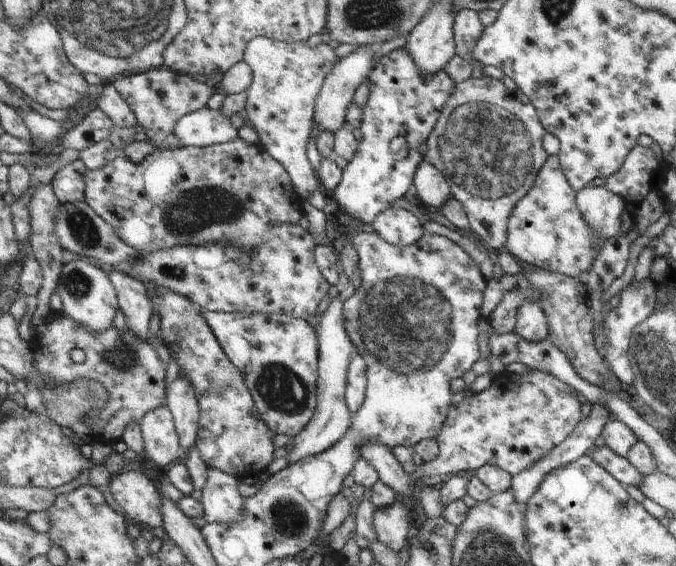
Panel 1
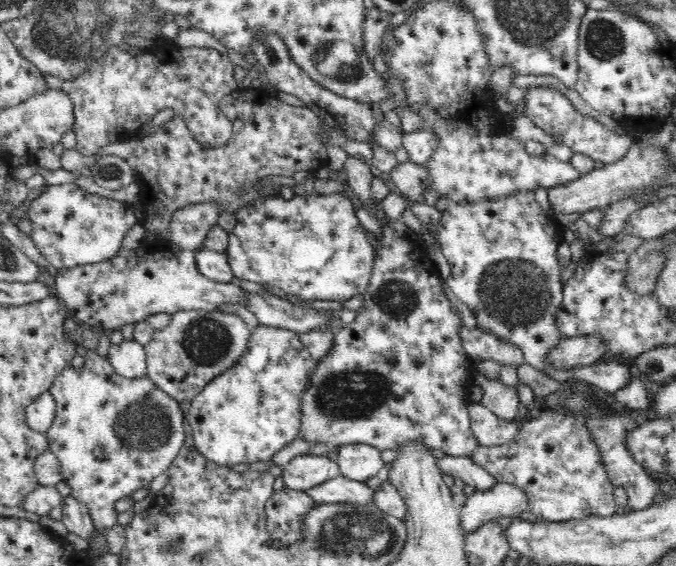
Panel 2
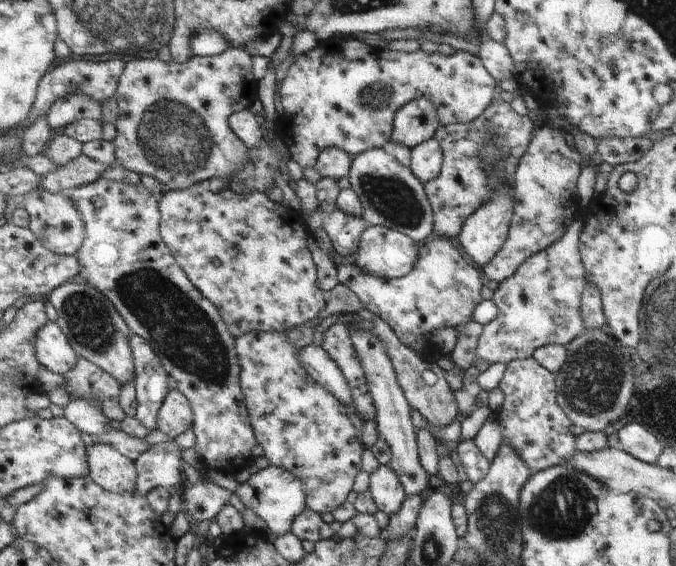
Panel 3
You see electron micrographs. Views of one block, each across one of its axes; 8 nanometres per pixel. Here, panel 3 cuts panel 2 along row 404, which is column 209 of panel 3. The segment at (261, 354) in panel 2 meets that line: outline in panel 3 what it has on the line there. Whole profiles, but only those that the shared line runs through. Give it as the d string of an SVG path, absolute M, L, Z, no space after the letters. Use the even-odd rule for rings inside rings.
M207 184L201 186L193 186L189 190L167 190L161 198L161 238L165 240L165 244L169 244L169 250L173 252L173 258L177 260L177 264L181 266L181 270L189 276L189 280L195 284L195 288L209 300L213 302L213 306L217 306L217 310L221 312L223 320L227 322L229 330L233 332L235 338L249 334L249 332L287 332L291 328L303 326L311 320L321 320L319 312L325 310L327 304L327 292L323 292L321 284L319 284L319 272L321 268L317 268L315 260L313 260L313 252L309 250L309 228L305 224L305 214L295 212L291 208L287 208L283 202L277 204L273 202L267 194L261 192L253 192L253 194L235 194L231 190L223 190L223 192L211 192L207 188Z

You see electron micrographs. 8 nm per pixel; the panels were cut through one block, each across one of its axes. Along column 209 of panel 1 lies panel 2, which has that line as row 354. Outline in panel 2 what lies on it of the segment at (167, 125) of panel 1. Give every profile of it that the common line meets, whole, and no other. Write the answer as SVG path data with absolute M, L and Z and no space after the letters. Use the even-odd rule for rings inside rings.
M78 322L76 332L68 332L68 340L76 344L76 336L82 338L82 346L86 348L86 364L84 368L76 370L70 368L62 372L54 386L50 388L50 396L56 400L56 420L52 428L48 430L48 440L50 440L50 452L56 456L56 460L62 464L62 474L64 482L70 484L72 496L84 502L90 508L90 514L94 518L94 528L96 532L104 534L112 530L118 524L118 512L114 512L114 504L120 498L130 498L136 490L140 488L150 488L150 482L160 476L168 474L170 466L174 466L174 460L182 452L186 444L186 434L184 434L184 412L180 404L170 398L166 392L158 390L148 374L140 378L128 378L122 376L114 370L112 362L102 358L96 350L98 346L98 336L102 332L88 328L86 324Z

